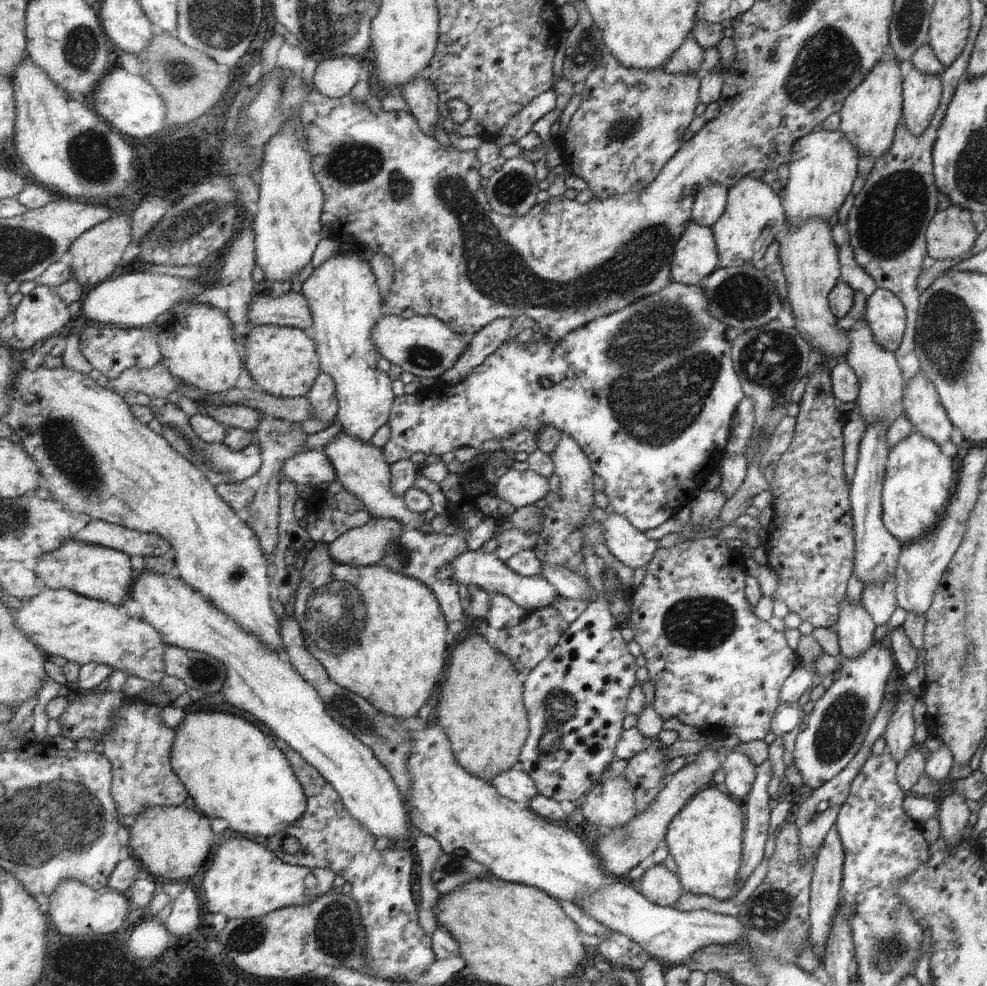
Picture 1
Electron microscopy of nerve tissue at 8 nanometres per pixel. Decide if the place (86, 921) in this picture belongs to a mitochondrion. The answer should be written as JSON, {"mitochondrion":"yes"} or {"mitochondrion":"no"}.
{"mitochondrion":"no"}

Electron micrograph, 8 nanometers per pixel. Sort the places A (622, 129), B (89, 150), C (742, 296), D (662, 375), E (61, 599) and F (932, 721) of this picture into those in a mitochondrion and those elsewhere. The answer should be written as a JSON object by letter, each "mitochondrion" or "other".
{"A":"mitochondrion","B":"mitochondrion","C":"mitochondrion","D":"mitochondrion","E":"other","F":"other"}

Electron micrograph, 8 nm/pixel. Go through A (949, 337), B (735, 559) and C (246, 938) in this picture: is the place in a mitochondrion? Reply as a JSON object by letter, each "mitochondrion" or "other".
{"A":"mitochondrion","B":"other","C":"mitochondrion"}

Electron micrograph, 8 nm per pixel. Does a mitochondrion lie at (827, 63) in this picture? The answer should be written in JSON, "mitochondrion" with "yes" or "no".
{"mitochondrion":"yes"}

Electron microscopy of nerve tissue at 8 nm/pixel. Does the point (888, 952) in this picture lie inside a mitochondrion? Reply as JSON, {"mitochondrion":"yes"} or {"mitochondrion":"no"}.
{"mitochondrion":"yes"}

